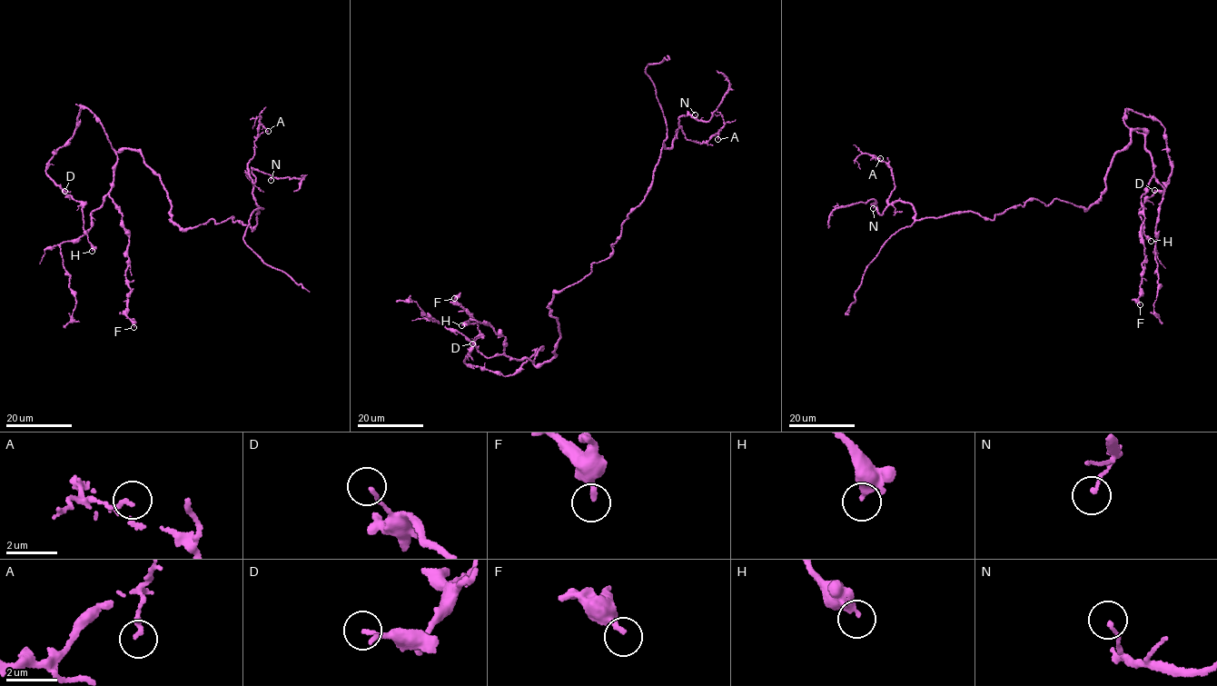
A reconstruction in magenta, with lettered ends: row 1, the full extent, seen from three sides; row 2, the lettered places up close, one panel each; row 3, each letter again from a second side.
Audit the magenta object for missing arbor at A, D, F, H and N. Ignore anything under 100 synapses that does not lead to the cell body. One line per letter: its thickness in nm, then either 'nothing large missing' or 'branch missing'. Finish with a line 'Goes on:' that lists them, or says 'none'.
A: 170 nm thick; nothing large missing
D: 110 nm thick; nothing large missing
F: 200 nm thick; nothing large missing
H: 360 nm thick; nothing large missing
N: 140 nm thick; nothing large missing
Goes on: none

